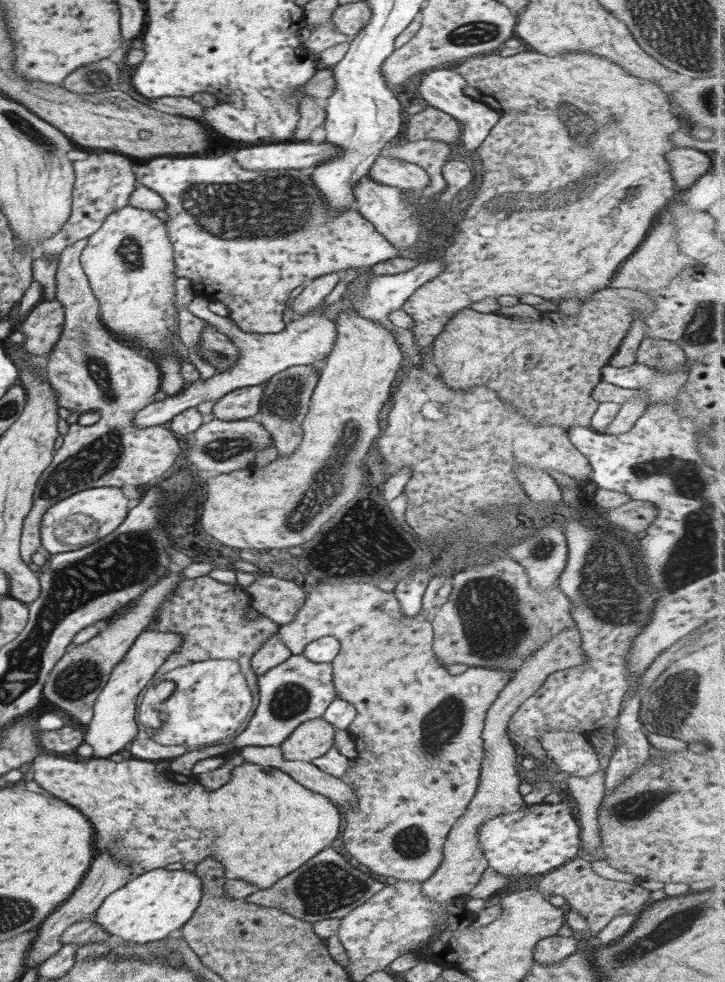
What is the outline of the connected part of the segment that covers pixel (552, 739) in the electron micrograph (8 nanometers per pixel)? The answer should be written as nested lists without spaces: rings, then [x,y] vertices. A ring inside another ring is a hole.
[[[546,731],[540,733],[540,746],[552,758],[552,768],[570,776],[590,776],[601,768],[600,758],[586,735],[576,731]]]

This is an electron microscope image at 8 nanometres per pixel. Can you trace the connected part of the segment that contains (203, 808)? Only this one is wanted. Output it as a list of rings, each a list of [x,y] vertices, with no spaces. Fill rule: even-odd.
[[[47,752],[38,755],[31,765],[35,769],[34,781],[86,814],[94,824],[94,842],[98,848],[108,848],[116,859],[128,861],[133,876],[164,869],[172,862],[198,864],[212,854],[224,864],[227,879],[242,879],[256,885],[258,890],[267,889],[300,868],[320,850],[331,846],[341,835],[341,809],[327,796],[306,788],[278,768],[244,762],[232,770],[232,778],[222,788],[208,792],[200,783],[189,786],[182,775],[170,770],[157,772],[154,761],[134,757],[120,762],[96,756],[72,761]]]

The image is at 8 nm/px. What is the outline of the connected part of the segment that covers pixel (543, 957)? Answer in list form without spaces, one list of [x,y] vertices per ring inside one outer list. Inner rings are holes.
[[[577,934],[568,937],[558,935],[544,937],[536,943],[533,962],[548,965],[565,959],[580,948],[582,939]]]

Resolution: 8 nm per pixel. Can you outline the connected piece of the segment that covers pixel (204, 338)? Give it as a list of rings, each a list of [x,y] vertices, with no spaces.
[[[206,323],[200,334],[198,342],[198,354],[202,360],[206,360],[210,366],[216,368],[215,372],[226,372],[236,364],[240,358],[240,349],[236,349],[236,343],[228,339],[228,335],[218,331],[214,325]]]

